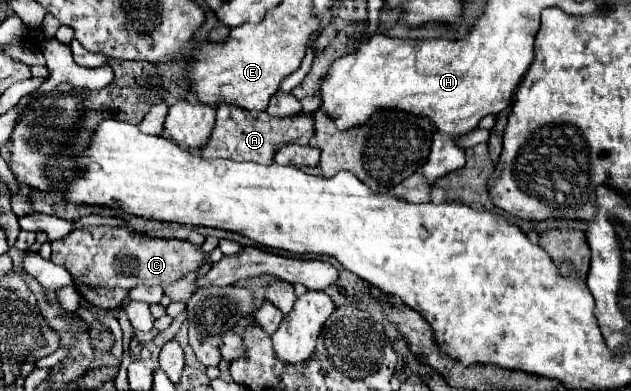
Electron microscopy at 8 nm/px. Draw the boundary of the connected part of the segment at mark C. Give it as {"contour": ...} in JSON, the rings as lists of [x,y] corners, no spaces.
{"contour":[[[89,226],[83,230],[73,230],[61,240],[51,242],[51,250],[51,262],[69,270],[79,294],[85,296],[93,306],[105,310],[119,308],[129,290],[137,284],[165,288],[205,262],[201,248],[195,248],[189,242],[145,238],[129,228],[113,226]]]}

